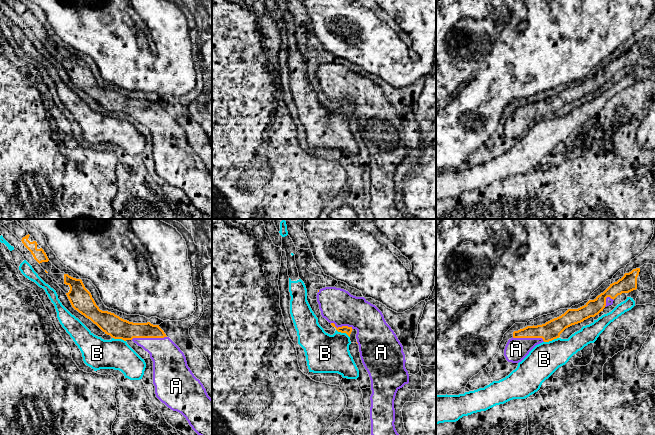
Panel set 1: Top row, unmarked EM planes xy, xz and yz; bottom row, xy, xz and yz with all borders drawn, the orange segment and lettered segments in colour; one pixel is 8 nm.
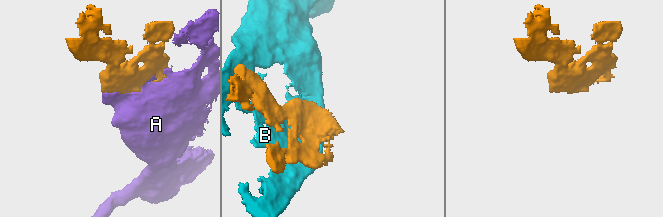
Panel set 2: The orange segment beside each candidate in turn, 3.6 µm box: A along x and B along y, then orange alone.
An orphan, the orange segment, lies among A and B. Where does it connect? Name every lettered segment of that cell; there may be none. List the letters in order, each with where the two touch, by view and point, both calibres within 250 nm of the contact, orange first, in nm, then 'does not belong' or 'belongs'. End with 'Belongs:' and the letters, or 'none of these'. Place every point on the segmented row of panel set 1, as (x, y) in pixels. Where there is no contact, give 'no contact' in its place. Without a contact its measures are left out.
A: contact xy (148, 337); calibres 160 and 260 nm; belongs
B: contact yz (551, 340); calibres 150 and 260 nm; does not belong
Belongs: A

